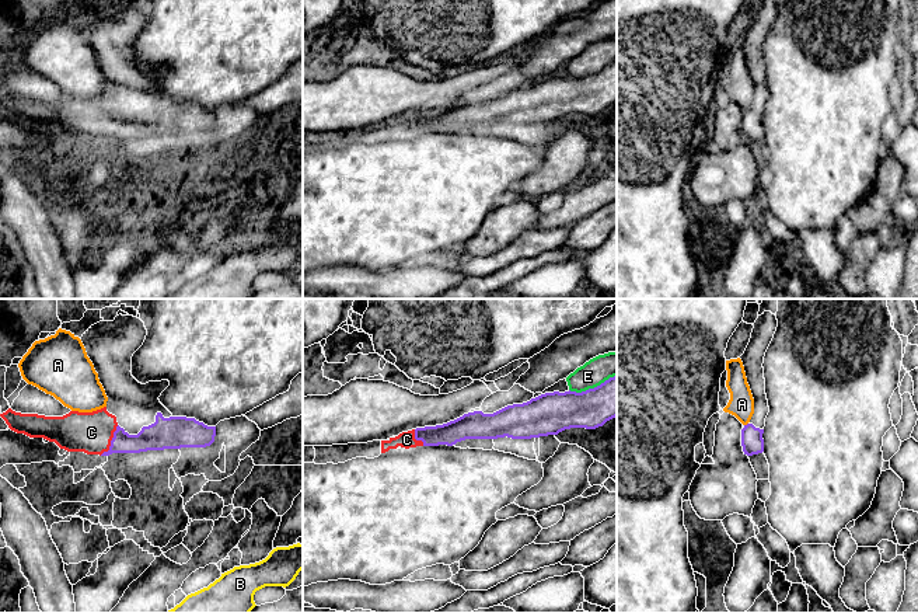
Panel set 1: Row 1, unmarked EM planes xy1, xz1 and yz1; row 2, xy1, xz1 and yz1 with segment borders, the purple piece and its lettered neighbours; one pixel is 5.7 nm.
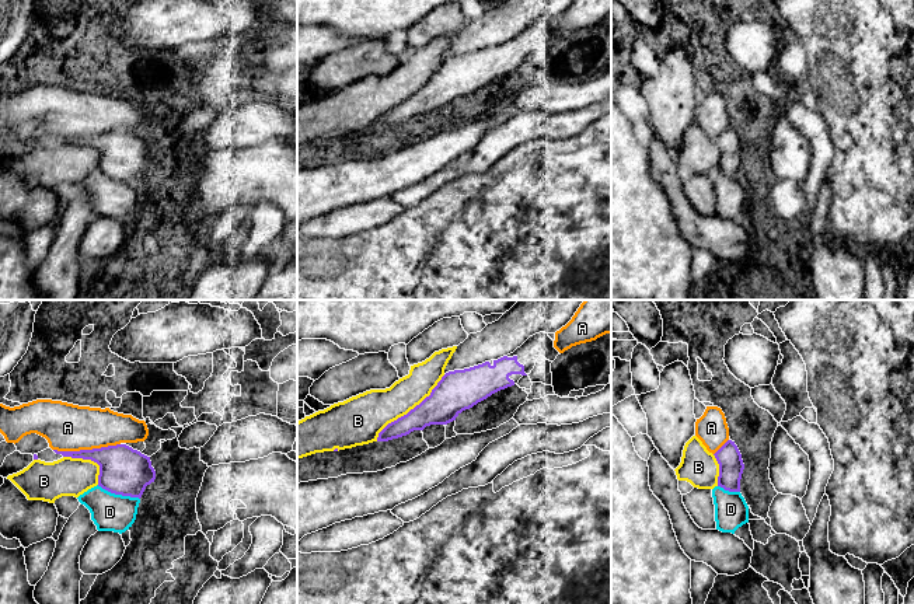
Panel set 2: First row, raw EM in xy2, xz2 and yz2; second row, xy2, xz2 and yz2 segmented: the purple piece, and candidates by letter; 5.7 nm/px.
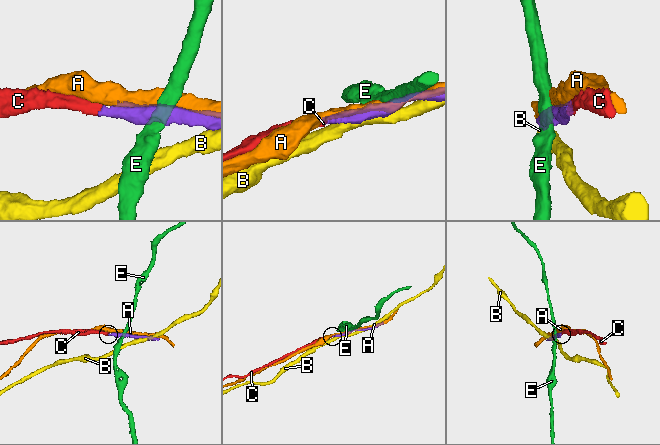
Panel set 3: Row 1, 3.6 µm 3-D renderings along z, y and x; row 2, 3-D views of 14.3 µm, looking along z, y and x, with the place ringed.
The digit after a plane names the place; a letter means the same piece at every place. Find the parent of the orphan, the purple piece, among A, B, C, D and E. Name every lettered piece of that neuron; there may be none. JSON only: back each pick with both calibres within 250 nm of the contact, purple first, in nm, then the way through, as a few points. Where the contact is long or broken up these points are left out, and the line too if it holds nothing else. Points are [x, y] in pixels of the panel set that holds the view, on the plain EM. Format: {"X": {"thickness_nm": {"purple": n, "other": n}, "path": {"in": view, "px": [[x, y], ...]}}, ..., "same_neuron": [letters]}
{"C": {"thickness_nm": {"purple": 140, "other": 240}, "path": {"in": "xy1", "px": [[150, 124], [142, 128], [111, 128], [98, 118], [91, 118]]}}, "same_neuron": ["C"]}

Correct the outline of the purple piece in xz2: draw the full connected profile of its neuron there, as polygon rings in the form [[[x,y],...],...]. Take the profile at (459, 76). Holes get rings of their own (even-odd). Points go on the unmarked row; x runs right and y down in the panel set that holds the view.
[[[540,18],[507,42],[446,59],[430,81],[407,101],[388,109],[378,119],[377,128],[388,128],[430,111],[447,111],[456,107],[463,97],[517,70],[523,62],[531,59],[540,42],[554,48],[561,41],[554,34],[554,27],[555,20]]]

